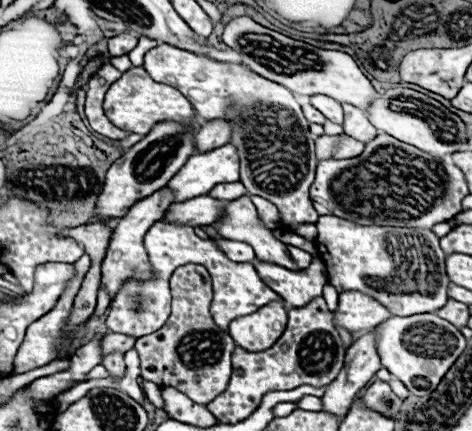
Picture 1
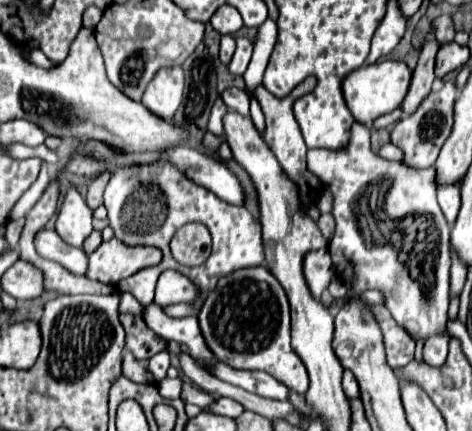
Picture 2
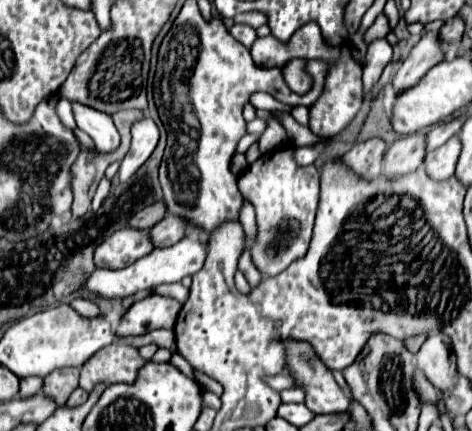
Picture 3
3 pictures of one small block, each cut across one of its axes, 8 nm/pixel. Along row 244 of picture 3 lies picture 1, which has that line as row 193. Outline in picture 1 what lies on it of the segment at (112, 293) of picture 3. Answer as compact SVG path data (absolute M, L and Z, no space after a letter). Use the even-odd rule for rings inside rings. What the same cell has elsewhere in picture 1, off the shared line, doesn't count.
M224 144L204 154L194 154L166 184L174 192L174 202L206 196L216 184L238 182L238 152L232 144Z

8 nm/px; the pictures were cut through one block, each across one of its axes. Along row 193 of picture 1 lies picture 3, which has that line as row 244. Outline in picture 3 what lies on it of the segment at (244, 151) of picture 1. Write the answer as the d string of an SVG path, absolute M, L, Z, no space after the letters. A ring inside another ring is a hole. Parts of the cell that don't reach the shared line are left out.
M282 146L250 164L238 178L238 188L256 208L258 234L248 246L252 262L264 278L276 276L308 252L320 196L320 172L314 166L298 166L292 160L290 146Z

